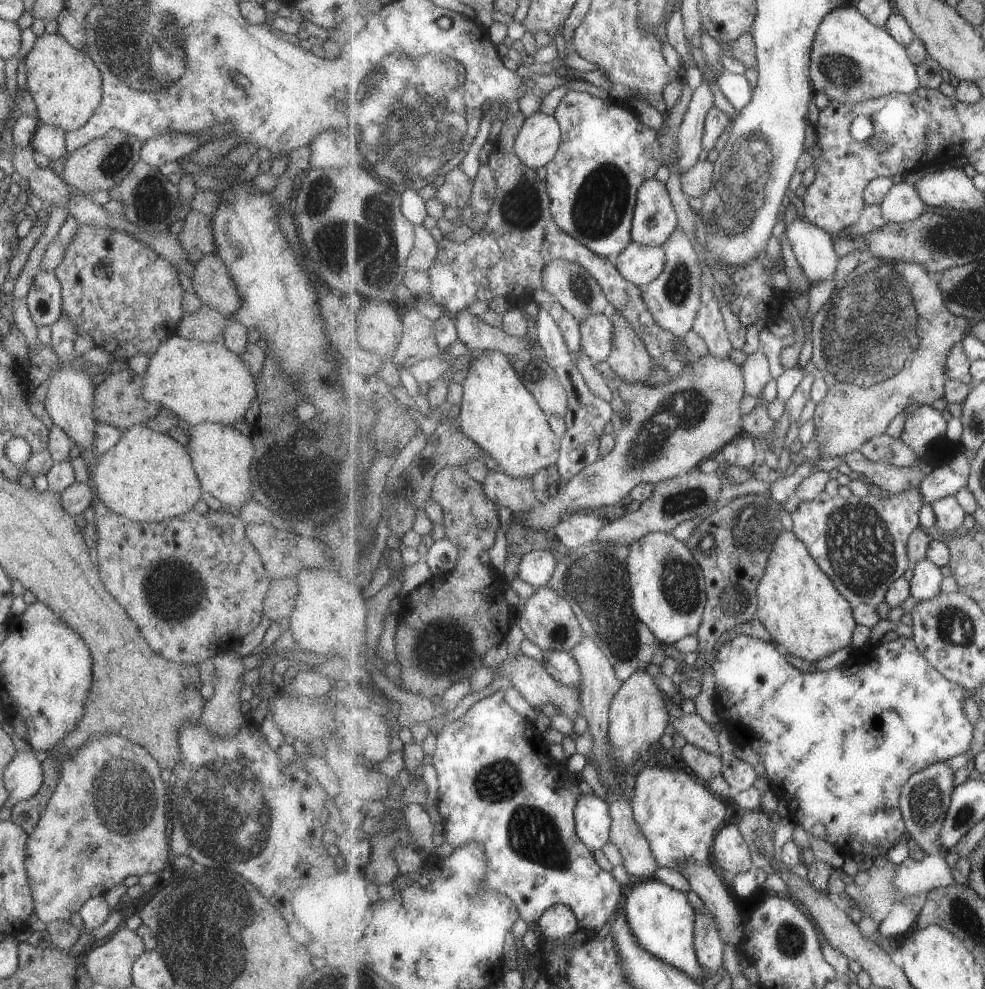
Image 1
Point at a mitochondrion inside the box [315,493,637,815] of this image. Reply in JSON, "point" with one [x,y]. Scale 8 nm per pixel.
{"point":[442,645]}

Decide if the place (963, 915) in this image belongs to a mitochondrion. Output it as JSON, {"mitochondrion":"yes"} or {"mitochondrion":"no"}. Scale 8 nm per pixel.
{"mitochondrion":"yes"}

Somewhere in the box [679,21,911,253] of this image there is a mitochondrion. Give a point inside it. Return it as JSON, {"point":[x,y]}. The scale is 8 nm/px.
{"point":[744,179]}

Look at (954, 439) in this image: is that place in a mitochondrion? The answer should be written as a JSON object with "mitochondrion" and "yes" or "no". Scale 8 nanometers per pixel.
{"mitochondrion":"no"}

